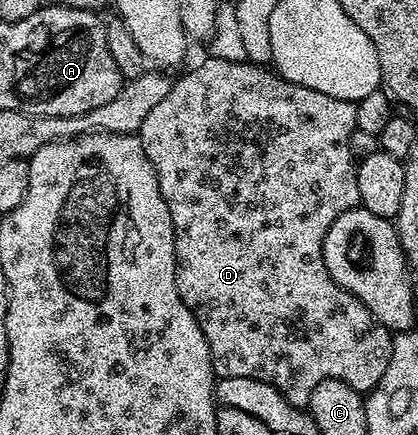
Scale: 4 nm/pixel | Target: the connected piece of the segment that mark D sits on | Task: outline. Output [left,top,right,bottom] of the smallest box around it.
[136,56,392,408]

